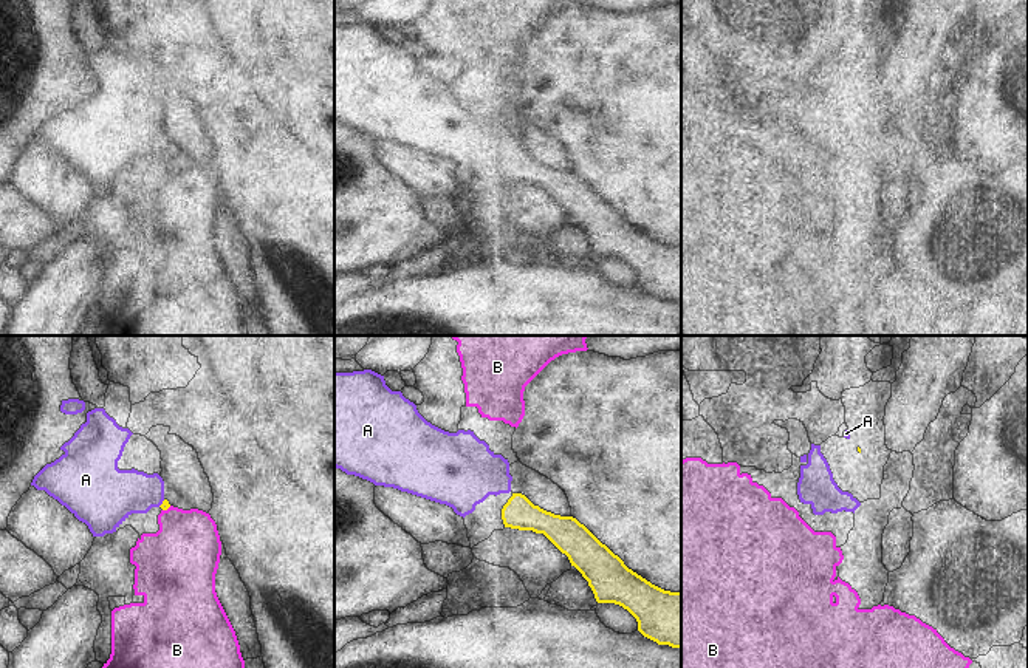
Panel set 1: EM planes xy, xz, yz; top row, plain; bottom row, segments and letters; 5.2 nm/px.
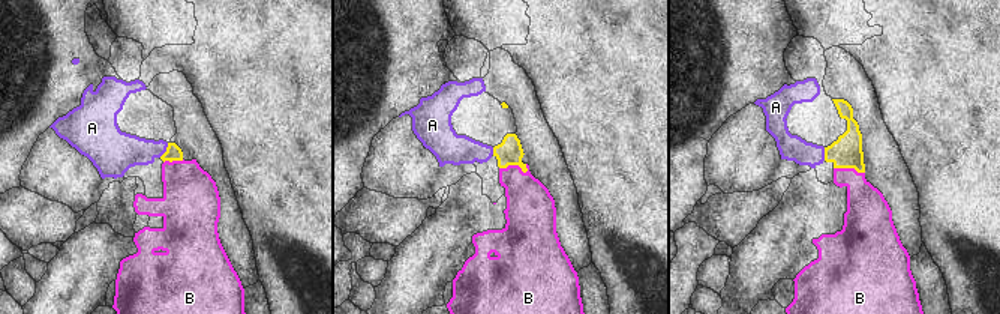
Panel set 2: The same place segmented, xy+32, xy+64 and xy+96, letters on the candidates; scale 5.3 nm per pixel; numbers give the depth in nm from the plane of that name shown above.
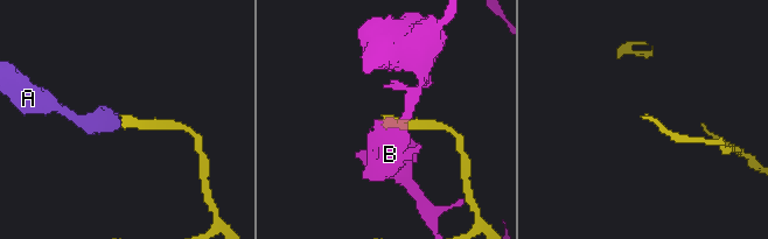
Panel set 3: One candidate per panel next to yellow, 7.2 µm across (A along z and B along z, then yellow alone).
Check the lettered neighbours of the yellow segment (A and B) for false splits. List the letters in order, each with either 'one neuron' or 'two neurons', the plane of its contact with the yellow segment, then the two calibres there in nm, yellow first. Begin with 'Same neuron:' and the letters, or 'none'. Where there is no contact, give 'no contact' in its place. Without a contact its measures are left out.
Same neuron: A
A: one neuron; meets yellow in xy; 50 nm thick on the yellow side, 260 nm on the other
B: two neurons; meets yellow in xy; 50 nm thick on the yellow side, 360 nm on the other

